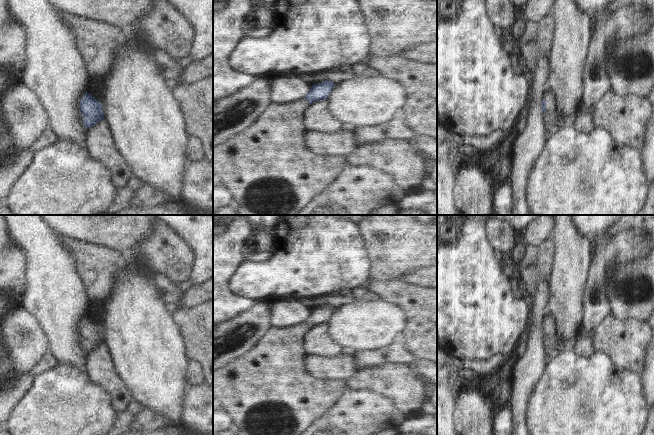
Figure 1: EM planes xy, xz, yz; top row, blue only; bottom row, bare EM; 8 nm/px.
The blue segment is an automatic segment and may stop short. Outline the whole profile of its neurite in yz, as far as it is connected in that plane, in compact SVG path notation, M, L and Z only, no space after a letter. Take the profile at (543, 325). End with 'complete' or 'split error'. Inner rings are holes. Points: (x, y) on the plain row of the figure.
M546 314L542 324L542 341L547 356L554 355L561 350L572 350L578 334L572 337L566 344L558 344L556 341L556 324L552 315Z; split error

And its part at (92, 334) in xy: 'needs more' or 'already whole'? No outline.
needs more

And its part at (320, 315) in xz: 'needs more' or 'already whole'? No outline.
needs more

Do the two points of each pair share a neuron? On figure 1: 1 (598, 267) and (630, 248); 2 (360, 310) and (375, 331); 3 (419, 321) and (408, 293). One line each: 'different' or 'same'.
1: same
2: same
3: same

